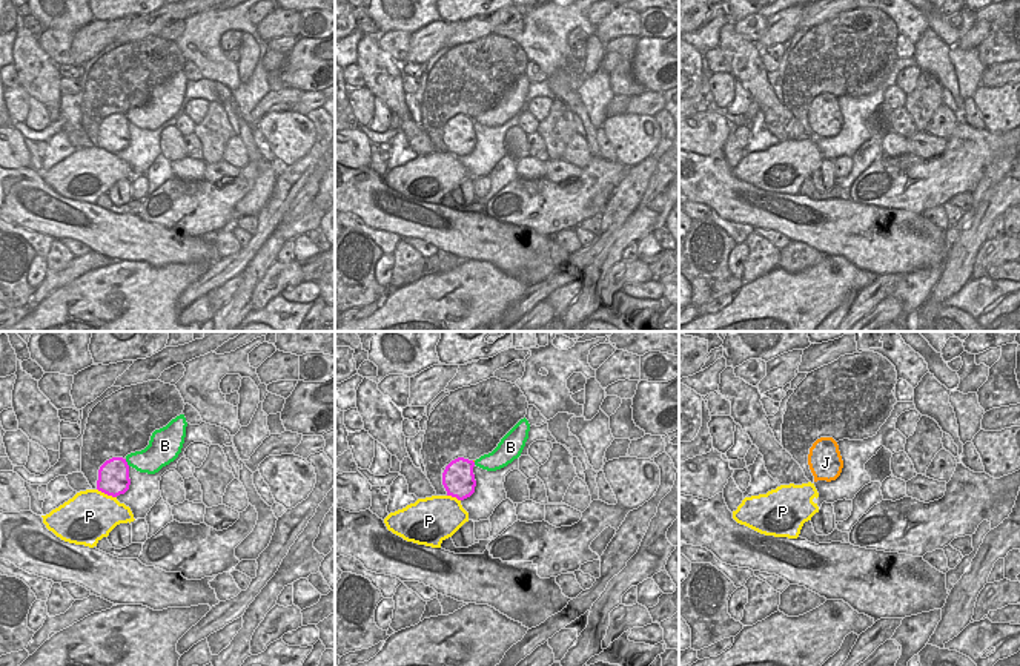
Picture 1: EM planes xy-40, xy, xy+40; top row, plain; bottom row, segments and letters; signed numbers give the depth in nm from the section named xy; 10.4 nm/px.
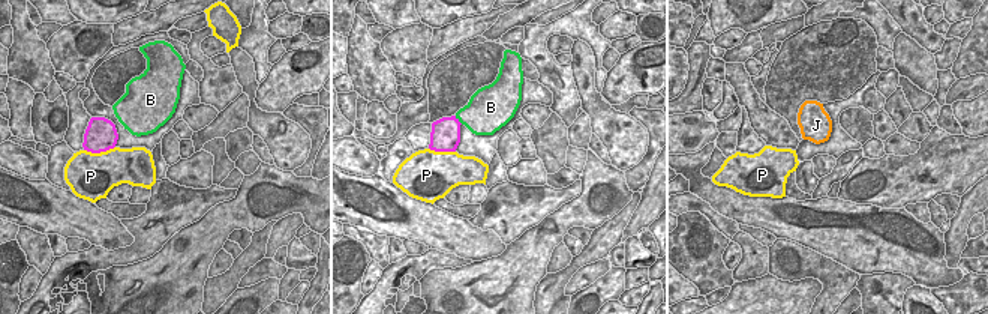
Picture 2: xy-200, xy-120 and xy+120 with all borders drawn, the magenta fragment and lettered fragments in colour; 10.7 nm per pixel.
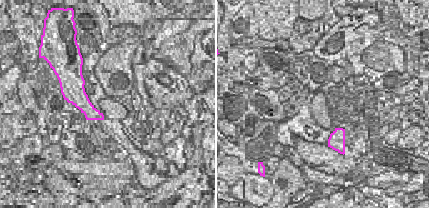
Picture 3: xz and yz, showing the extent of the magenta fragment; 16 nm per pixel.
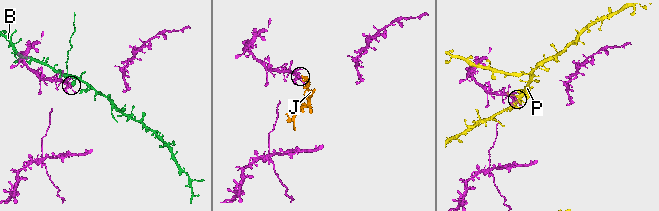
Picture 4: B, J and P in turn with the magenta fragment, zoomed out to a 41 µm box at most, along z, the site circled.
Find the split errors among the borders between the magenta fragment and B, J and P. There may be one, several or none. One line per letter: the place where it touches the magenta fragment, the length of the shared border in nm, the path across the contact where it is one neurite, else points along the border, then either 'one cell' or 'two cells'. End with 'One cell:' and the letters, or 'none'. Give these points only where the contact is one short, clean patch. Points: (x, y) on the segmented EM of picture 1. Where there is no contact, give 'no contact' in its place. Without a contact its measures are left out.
B: contact xy-40 (126, 462); length 100 nm; border xy-40 (125, 459), (129, 465); two cells
J: no contact; one cell
P: contact xy-40 (106, 493); length 240 nm; two cells
One cell: J

